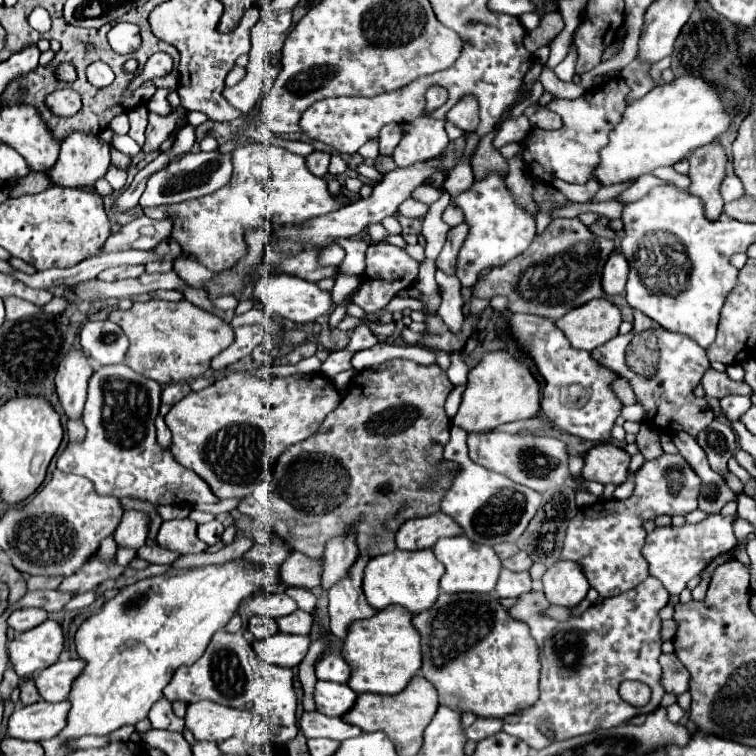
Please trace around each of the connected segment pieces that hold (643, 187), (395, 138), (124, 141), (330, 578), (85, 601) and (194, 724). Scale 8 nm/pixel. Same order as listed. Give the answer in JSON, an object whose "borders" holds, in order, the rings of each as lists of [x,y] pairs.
{"borders":[[[[642,175],[638,181],[634,181],[628,189],[624,189],[618,197],[614,197],[616,201],[620,201],[620,203],[632,203],[632,201],[638,201],[638,199],[642,199],[652,187],[656,187],[656,185],[662,185],[664,181],[662,179],[658,179],[658,177],[654,177],[654,175]]],[[[386,125],[382,127],[378,139],[380,139],[380,155],[392,155],[394,147],[398,145],[402,135],[402,127],[400,125]]],[[[114,135],[112,137],[112,147],[116,147],[118,151],[131,156],[136,155],[140,151],[140,145],[132,137],[128,137],[128,135]]],[[[342,535],[334,537],[326,543],[326,553],[324,553],[324,571],[322,571],[322,587],[330,589],[338,579],[346,577],[350,567],[354,565],[358,557],[358,547],[354,537]]],[[[98,585],[92,589],[92,591],[89,591],[88,593],[79,594],[76,595],[71,599],[69,603],[65,605],[63,608],[64,610],[81,610],[86,606],[89,606],[91,603],[93,603],[96,599],[96,590],[98,588]]],[[[198,701],[188,705],[186,727],[196,739],[222,743],[230,737],[240,737],[252,725],[252,713],[246,709],[234,709],[212,701]]]]}

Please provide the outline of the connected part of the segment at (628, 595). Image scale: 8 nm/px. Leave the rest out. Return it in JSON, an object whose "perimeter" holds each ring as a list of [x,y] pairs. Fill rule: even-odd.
{"perimeter":[[[648,577],[638,587],[588,607],[582,615],[568,621],[556,621],[546,615],[550,603],[542,591],[522,593],[508,613],[510,617],[524,621],[538,643],[542,663],[540,699],[530,709],[504,717],[504,731],[538,751],[554,741],[564,741],[566,737],[576,737],[594,729],[616,727],[630,721],[634,715],[648,715],[658,709],[660,699],[666,693],[660,685],[662,667],[658,657],[662,655],[662,619],[658,613],[668,603],[668,597],[662,583]],[[626,679],[642,681],[650,687],[652,699],[648,705],[634,707],[618,695],[618,687]]]}

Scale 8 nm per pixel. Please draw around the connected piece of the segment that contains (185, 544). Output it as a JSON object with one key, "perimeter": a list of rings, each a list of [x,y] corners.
{"perimeter":[[[174,519],[174,521],[164,521],[162,527],[158,529],[156,543],[160,547],[172,549],[180,555],[186,553],[202,553],[208,549],[206,543],[198,541],[196,535],[196,523],[190,519]]]}

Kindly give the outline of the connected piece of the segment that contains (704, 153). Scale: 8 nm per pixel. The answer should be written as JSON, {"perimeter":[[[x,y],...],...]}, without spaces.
{"perimeter":[[[712,141],[710,145],[694,149],[688,161],[690,161],[688,175],[692,179],[688,191],[704,201],[704,211],[708,219],[718,219],[724,207],[724,201],[720,197],[720,183],[726,177],[728,161],[724,147],[718,141]]]}

